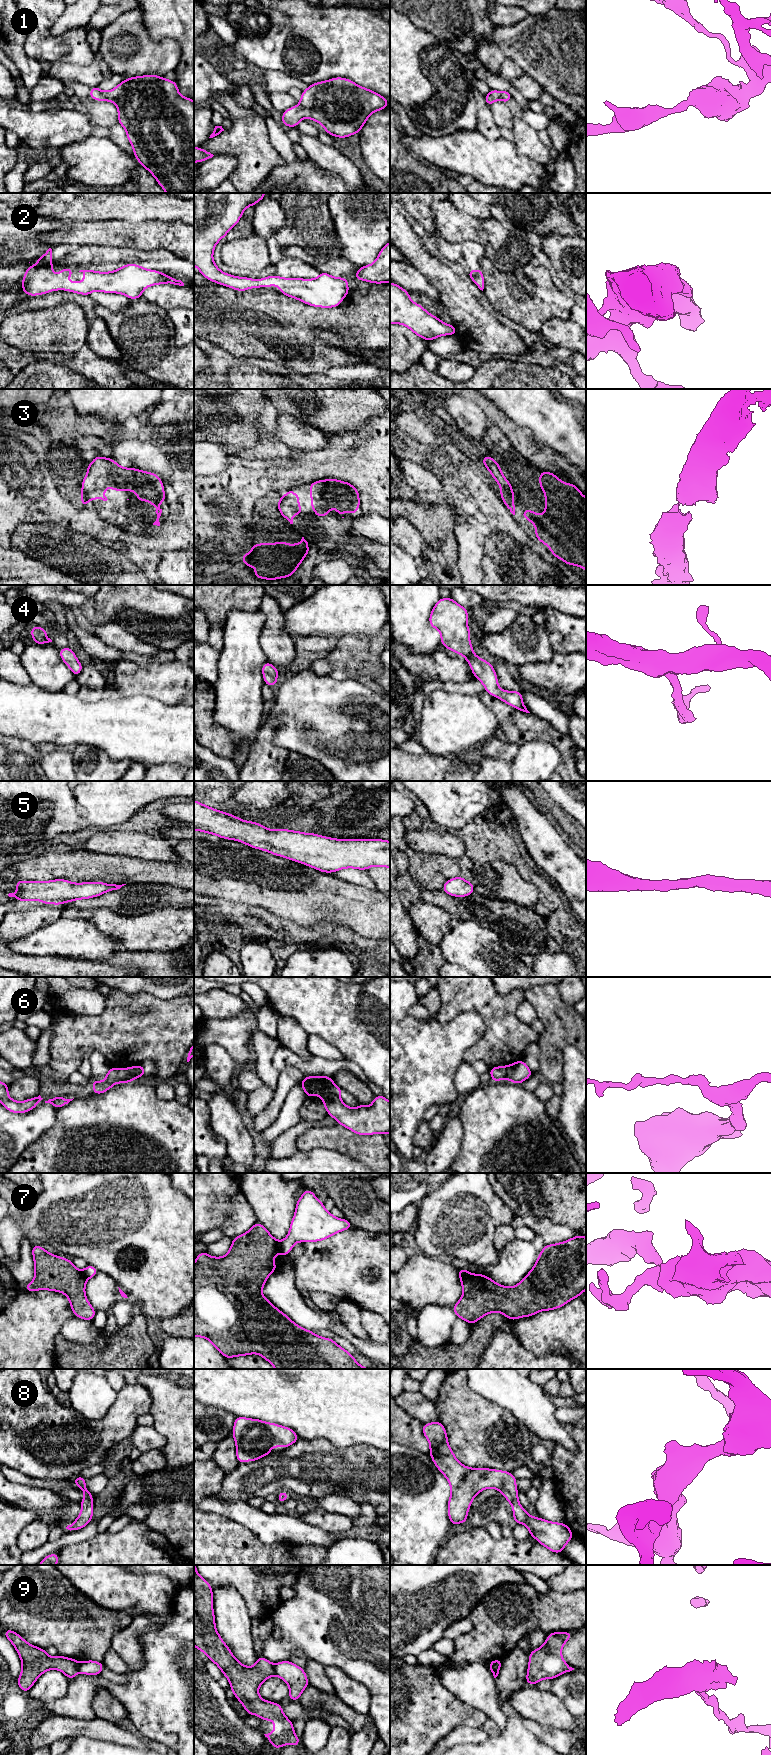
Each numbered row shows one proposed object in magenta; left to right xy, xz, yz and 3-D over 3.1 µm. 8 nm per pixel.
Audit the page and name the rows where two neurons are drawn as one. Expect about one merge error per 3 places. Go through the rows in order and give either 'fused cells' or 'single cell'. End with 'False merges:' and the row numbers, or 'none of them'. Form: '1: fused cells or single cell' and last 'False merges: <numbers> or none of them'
1: single cell
2: single cell
3: fused cells
4: single cell
5: single cell
6: fused cells
7: fused cells
8: single cell
9: fused cells
False merges: 3, 6, 7, 9

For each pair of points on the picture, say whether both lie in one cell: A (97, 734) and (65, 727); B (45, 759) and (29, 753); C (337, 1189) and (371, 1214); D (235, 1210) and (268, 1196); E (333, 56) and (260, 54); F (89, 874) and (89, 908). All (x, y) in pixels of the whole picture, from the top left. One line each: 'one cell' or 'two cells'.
A: one cell
B: two cells
C: one cell
D: two cells
E: one cell
F: two cells

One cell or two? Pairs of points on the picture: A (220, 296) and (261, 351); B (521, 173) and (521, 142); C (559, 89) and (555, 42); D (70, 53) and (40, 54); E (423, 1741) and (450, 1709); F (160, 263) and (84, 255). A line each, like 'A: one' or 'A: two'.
A: one
B: two
C: one
D: one
E: one
F: one

